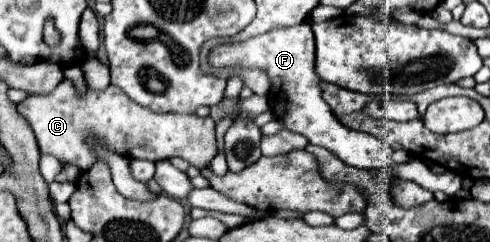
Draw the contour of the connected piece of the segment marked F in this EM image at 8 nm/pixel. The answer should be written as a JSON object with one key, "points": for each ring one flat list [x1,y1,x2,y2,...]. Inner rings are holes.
{"points":[[302,22,288,28,276,28,264,34,258,34,254,38,248,38,238,44,220,44,210,50,208,62,212,68,258,68,264,70,270,78,270,92,268,102,274,112,274,116,284,124,286,130,302,134,310,144,322,146,336,154,342,162,354,168,364,170,386,170,390,168,392,174,396,174,402,180,412,180,420,186,426,186,432,192,446,192,450,198,460,190,460,176,452,170,446,174,434,174,422,162,420,158,412,156,408,162,398,164,392,160,392,150,388,144,380,142,378,138,372,138,370,134,356,132,352,128,346,128,342,122,336,120,330,106,322,98,320,90,320,76,316,74,316,46,314,46,314,34,310,22]]}

